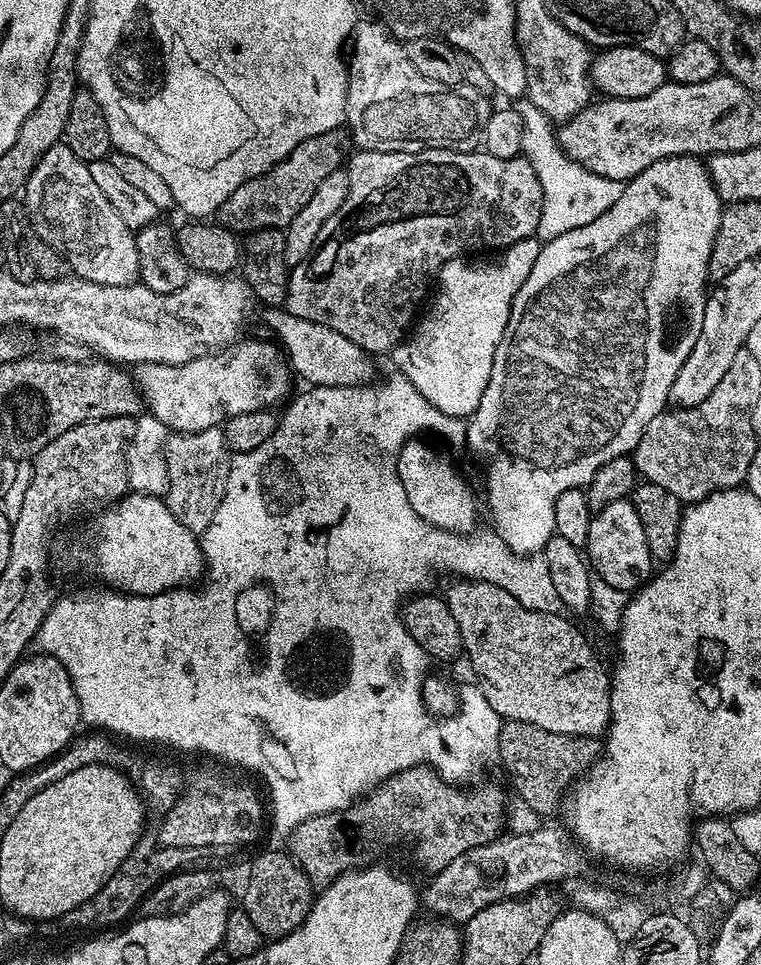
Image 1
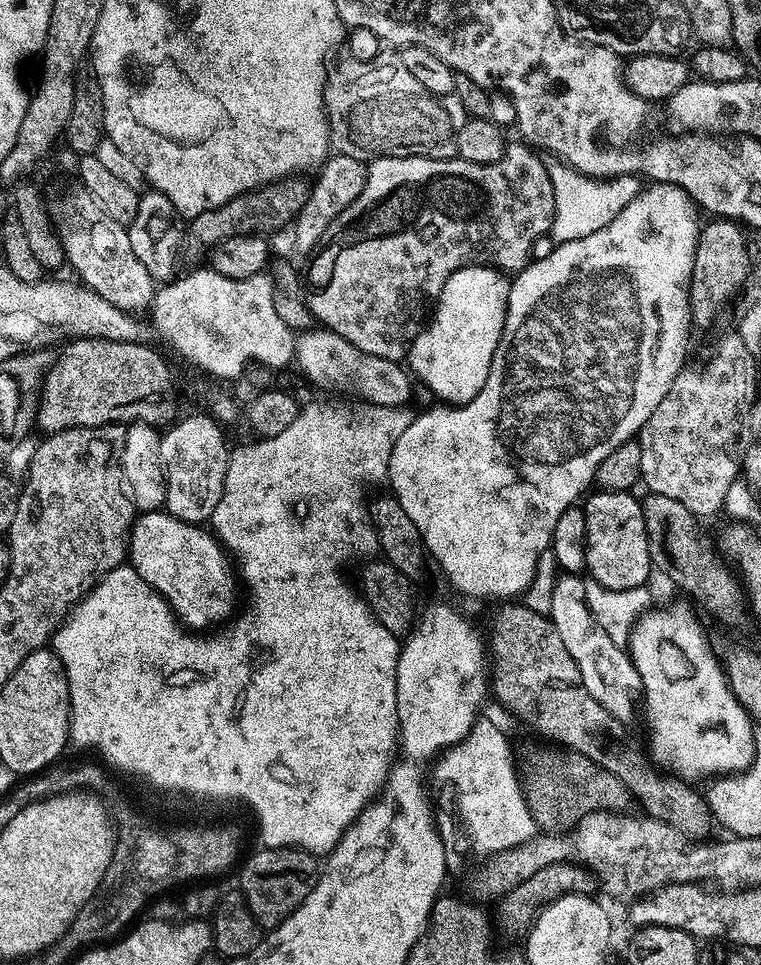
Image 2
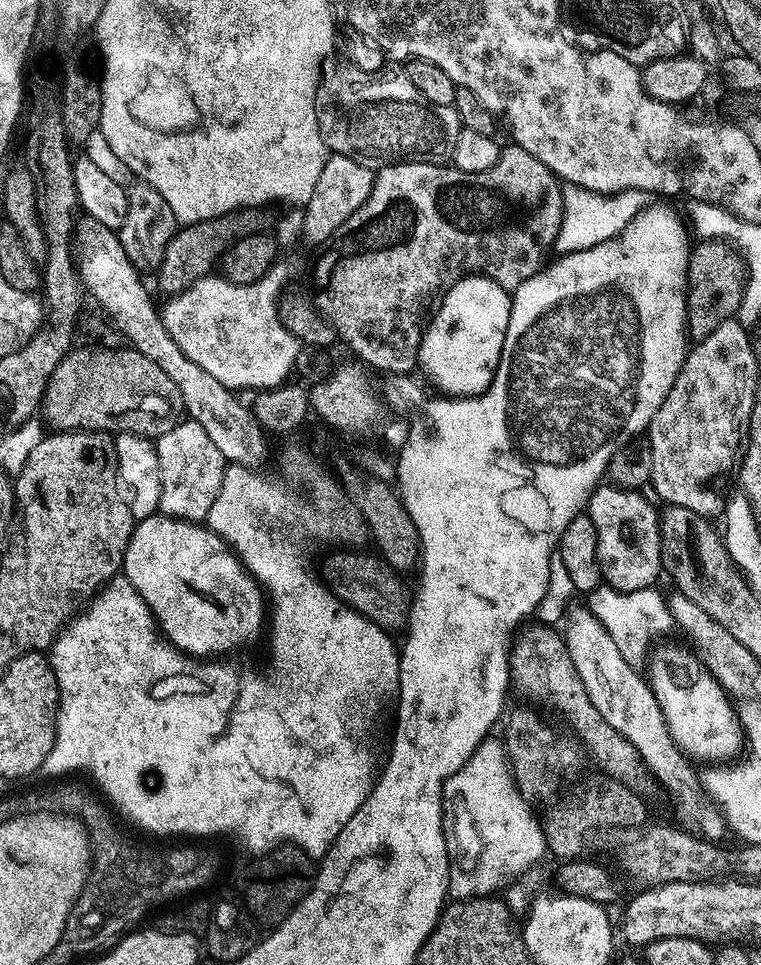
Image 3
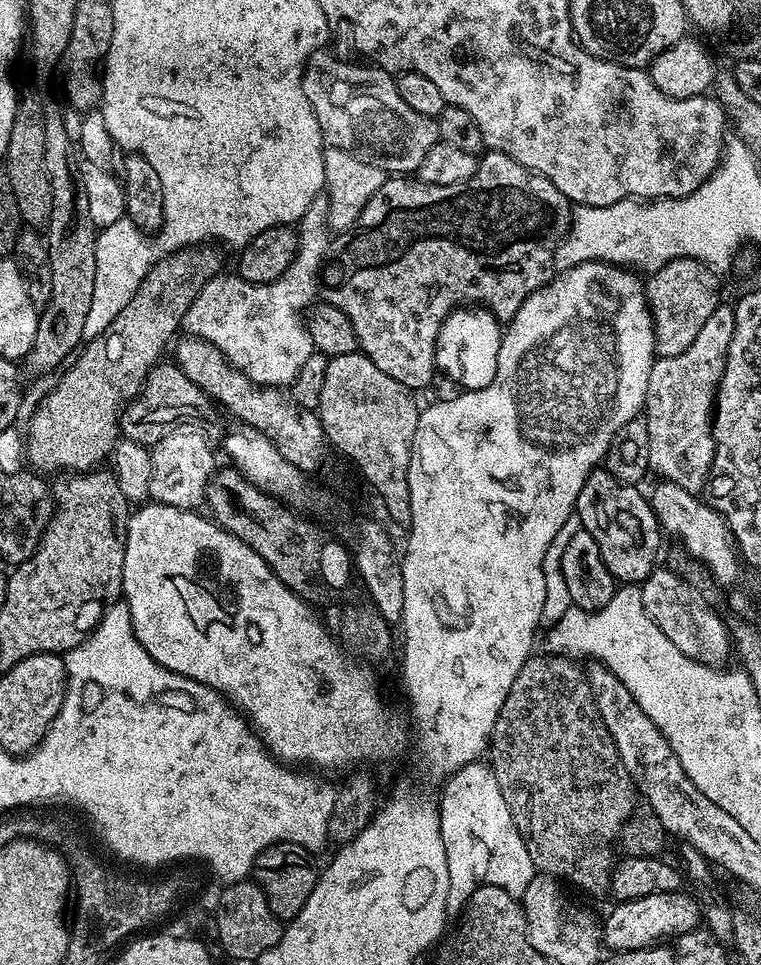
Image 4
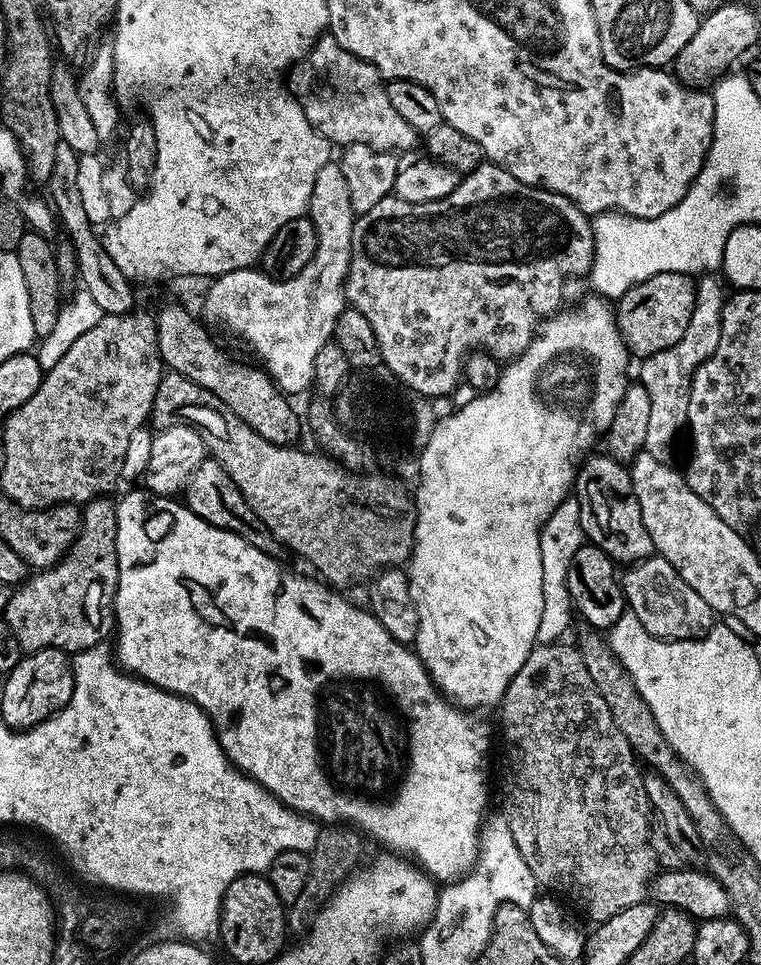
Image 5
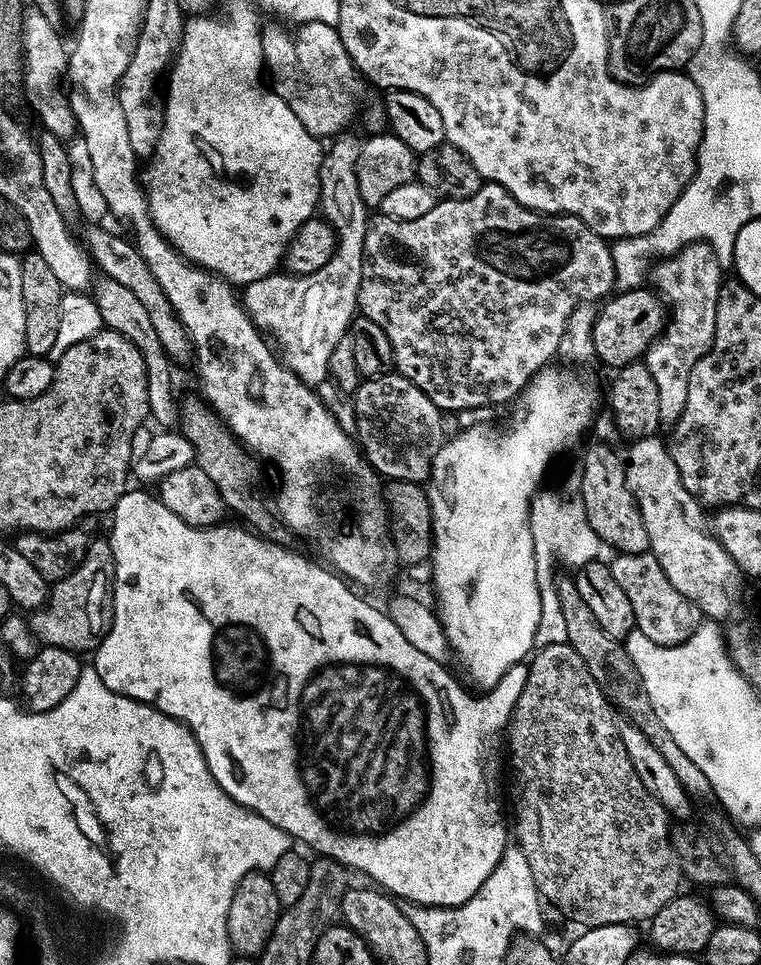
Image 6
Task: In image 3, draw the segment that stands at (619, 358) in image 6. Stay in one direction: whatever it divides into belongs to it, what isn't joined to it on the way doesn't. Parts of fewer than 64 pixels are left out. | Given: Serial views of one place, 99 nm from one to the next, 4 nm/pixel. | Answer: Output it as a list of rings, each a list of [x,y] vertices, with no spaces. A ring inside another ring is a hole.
[[[705,239],[696,243],[691,245],[688,254],[686,332],[689,337],[693,336],[693,341],[699,342],[737,311],[742,293],[742,264],[727,243]]]

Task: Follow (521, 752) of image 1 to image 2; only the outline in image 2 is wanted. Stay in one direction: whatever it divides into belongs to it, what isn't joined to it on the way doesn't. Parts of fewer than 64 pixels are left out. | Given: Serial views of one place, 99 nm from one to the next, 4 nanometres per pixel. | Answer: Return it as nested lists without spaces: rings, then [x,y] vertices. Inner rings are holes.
[[[536,744],[518,756],[518,775],[520,787],[524,789],[524,801],[541,833],[571,833],[584,817],[592,815],[594,809],[617,814],[627,809],[624,807],[630,801],[629,790],[617,776],[610,774],[610,770],[598,766],[598,762],[586,758],[586,754],[581,752],[544,744]]]

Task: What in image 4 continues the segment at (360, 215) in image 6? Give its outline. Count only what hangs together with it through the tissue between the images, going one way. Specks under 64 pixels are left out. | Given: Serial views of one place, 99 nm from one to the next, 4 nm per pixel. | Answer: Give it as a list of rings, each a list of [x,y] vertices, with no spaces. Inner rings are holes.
[[[321,194],[306,210],[302,221],[304,229],[301,227],[298,232],[300,250],[286,276],[272,284],[251,284],[239,274],[218,275],[200,291],[184,316],[183,327],[188,328],[191,335],[222,350],[224,357],[255,384],[269,388],[291,385],[312,357],[312,338],[304,315],[318,296],[318,277],[330,237],[327,218],[328,197]]]

